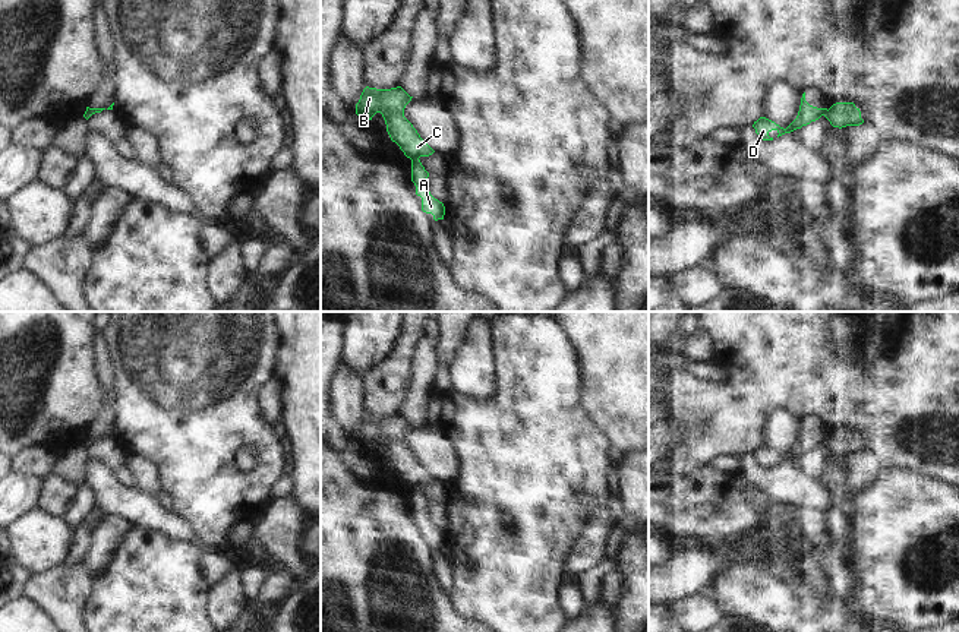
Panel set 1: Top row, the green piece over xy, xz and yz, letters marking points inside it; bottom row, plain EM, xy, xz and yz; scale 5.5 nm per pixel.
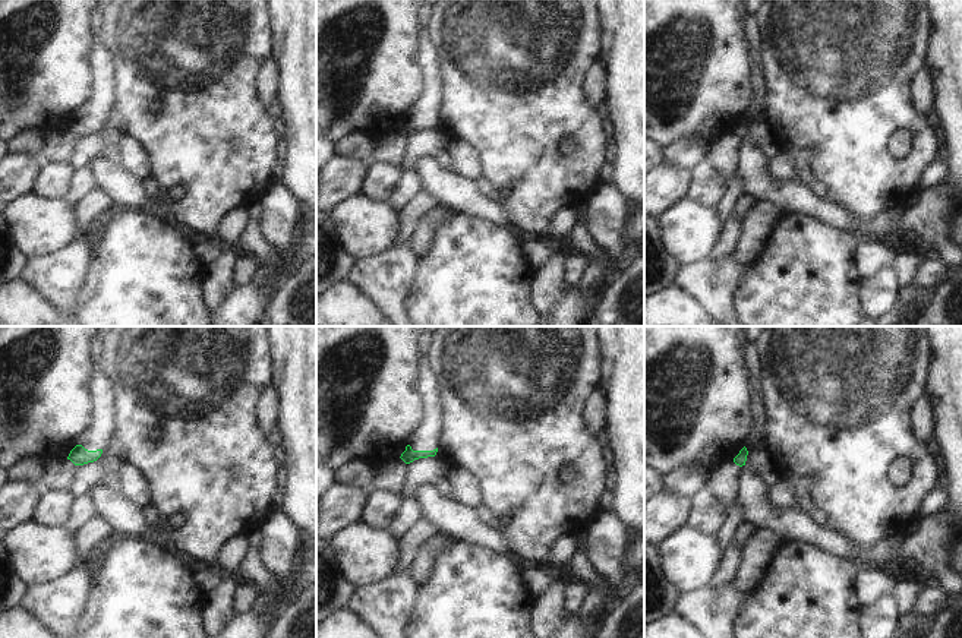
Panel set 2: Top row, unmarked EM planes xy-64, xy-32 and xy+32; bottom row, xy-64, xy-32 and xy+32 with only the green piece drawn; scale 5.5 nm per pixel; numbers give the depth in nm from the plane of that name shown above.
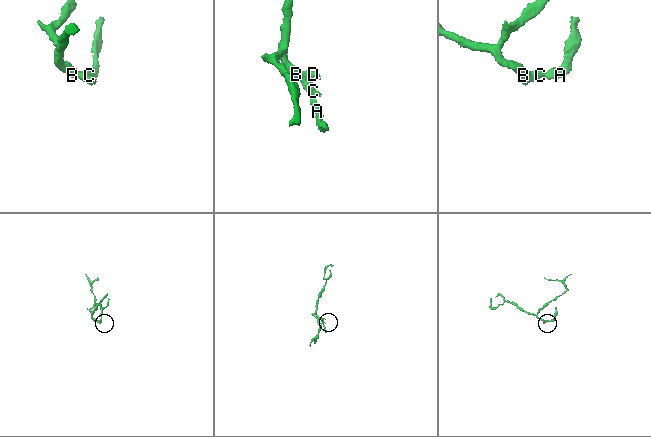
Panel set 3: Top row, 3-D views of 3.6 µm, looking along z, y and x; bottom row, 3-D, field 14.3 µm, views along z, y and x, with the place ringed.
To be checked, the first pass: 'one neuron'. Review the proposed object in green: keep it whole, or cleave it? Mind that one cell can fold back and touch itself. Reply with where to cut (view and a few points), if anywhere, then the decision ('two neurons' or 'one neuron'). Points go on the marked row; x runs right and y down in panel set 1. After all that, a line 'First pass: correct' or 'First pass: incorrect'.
cut in xz along (412, 158), (418, 160); two neurons
First pass: incorrect

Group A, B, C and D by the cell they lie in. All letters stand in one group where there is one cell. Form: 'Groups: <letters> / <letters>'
Groups: A / B C D.

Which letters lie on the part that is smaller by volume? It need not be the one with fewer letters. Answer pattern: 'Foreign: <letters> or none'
Foreign: A.

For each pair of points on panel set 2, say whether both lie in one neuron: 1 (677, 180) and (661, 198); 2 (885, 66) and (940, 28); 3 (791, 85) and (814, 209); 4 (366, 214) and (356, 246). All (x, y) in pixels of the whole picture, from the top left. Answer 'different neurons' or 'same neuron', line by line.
1: same neuron
2: different neurons
3: different neurons
4: same neuron

